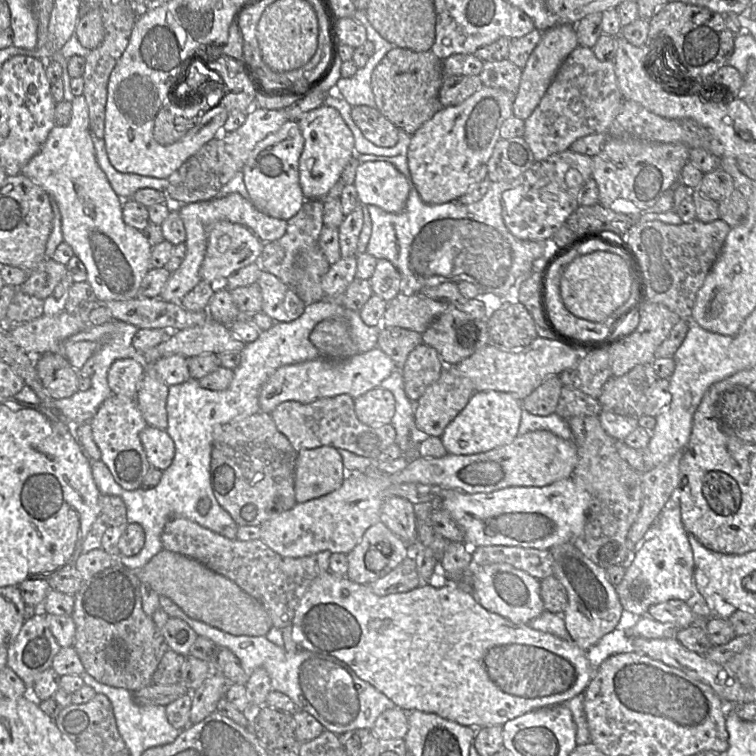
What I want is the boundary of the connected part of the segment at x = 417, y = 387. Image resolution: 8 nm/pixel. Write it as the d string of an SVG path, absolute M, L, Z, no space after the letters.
M426 345L416 347L400 369L407 397L416 403L441 375L445 366L438 352Z

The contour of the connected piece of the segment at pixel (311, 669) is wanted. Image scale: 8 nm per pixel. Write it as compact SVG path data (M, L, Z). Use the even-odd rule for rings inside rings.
M159 596L159 600L160 608L162 608L170 617L180 618L185 621L198 636L210 639L218 646L218 648L227 648L233 652L240 660L241 666L248 676L250 676L256 668L264 668L270 677L272 690L287 695L301 710L307 712L318 720L325 730L330 731L337 736L355 729L372 730L381 713L396 707L388 697L369 683L361 680L347 664L338 659L324 654L312 653L304 649L299 649L296 653L286 652L283 648L284 639L281 629L272 627L266 636L235 636L204 622L190 618L166 596Z

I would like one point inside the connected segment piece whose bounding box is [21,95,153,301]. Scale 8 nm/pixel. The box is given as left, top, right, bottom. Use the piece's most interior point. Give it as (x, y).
(117, 257)

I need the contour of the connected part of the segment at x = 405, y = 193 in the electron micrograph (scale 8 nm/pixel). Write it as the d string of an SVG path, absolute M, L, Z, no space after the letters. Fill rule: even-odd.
M384 161L360 164L354 185L362 205L376 205L394 214L405 210L411 190L407 178Z

